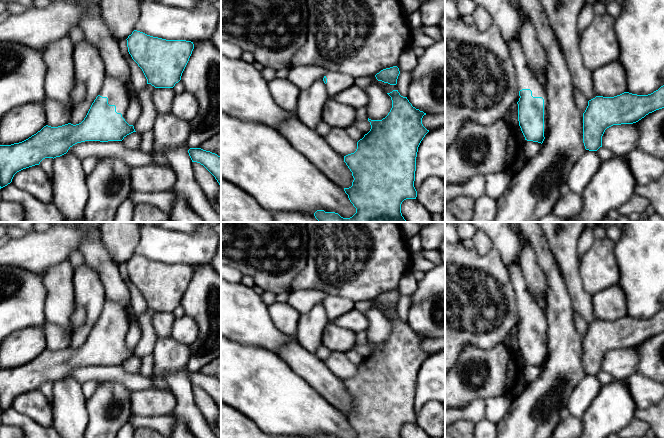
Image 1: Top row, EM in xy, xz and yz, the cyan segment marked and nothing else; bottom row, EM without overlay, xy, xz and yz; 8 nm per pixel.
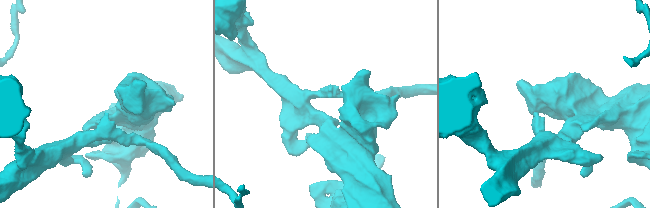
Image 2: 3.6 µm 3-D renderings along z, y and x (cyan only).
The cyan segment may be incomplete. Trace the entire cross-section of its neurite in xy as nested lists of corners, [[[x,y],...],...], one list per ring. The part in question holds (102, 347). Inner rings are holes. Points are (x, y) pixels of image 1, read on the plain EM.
[[[105,299],[101,315],[81,347],[76,349],[68,347],[58,351],[46,349],[22,366],[0,369],[0,413],[10,408],[17,396],[39,389],[45,382],[60,381],[77,367],[85,365],[122,365],[127,359],[136,356],[134,350],[125,345],[125,335],[128,328],[128,315],[123,305]]]

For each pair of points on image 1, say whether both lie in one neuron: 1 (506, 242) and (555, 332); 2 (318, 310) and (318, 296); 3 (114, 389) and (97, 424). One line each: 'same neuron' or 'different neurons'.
1: different neurons
2: different neurons
3: same neuron

